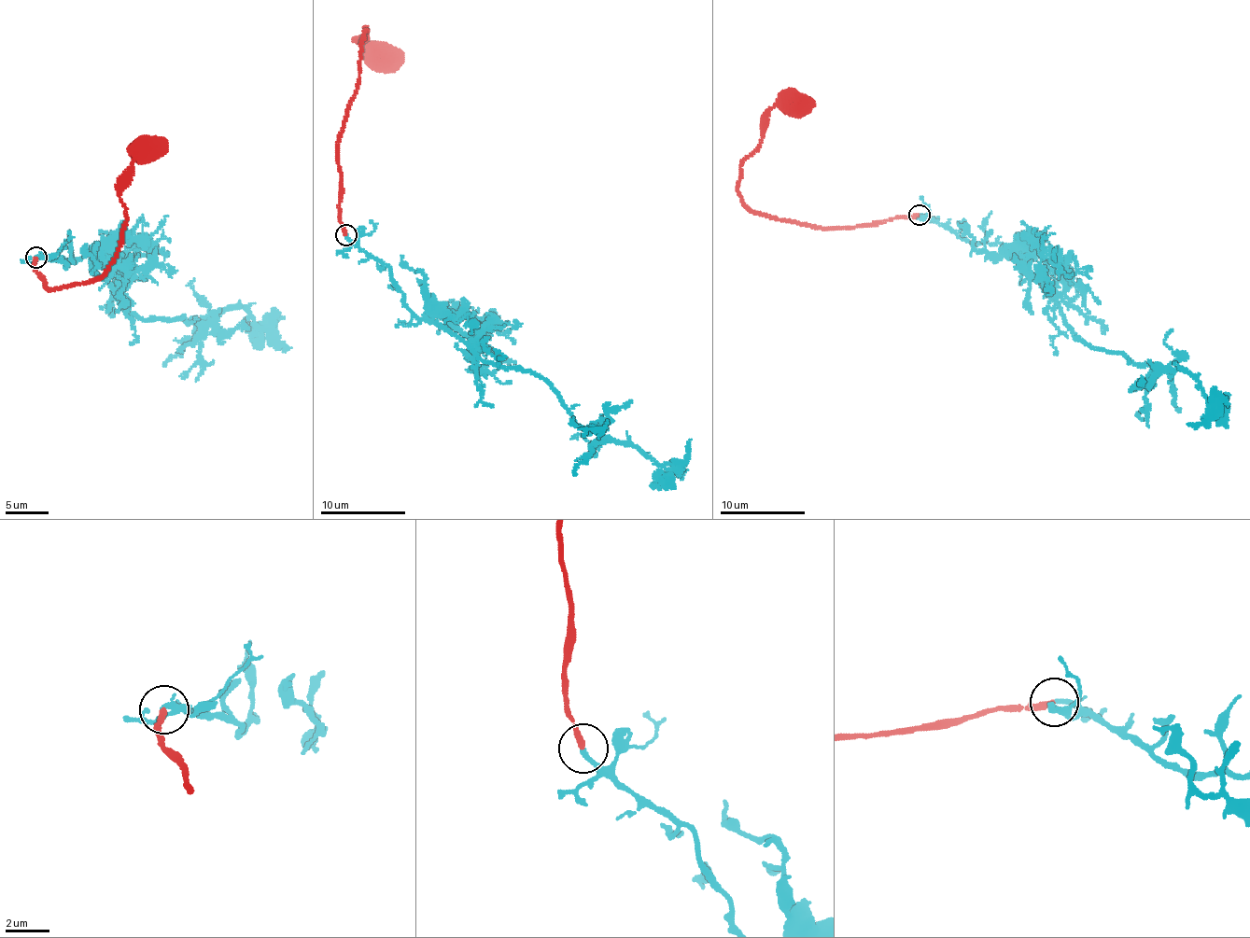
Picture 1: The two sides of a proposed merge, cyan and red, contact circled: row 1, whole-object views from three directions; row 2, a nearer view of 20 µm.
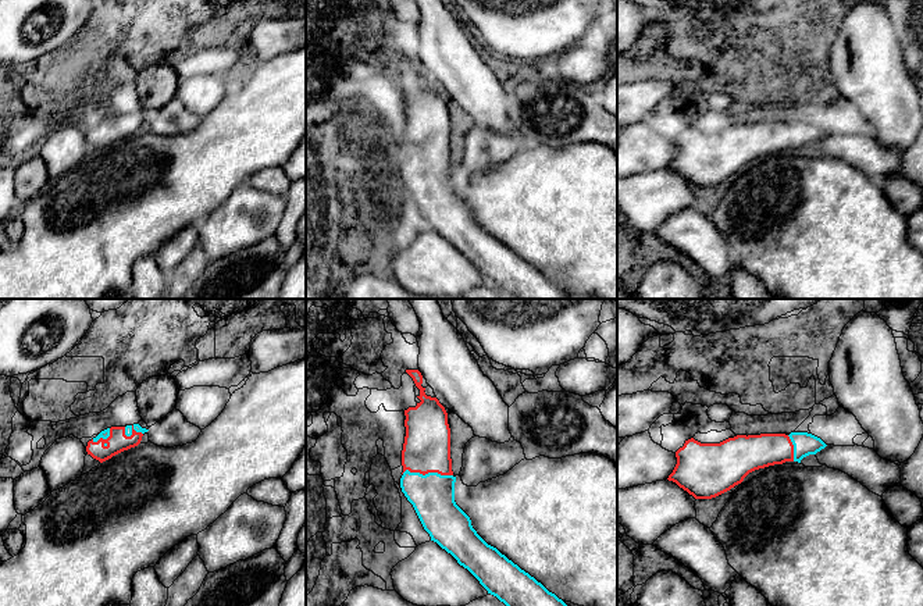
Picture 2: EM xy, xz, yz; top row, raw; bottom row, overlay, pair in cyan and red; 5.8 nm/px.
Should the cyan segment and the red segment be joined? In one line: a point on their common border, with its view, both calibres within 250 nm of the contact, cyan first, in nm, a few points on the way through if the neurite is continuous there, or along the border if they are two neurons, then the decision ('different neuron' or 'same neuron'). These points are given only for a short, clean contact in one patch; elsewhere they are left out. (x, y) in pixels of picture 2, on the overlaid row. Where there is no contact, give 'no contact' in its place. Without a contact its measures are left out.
xz (427, 474) | 260/280 nm | across xz (433, 495), (427, 474), (427, 444) | same neuron

